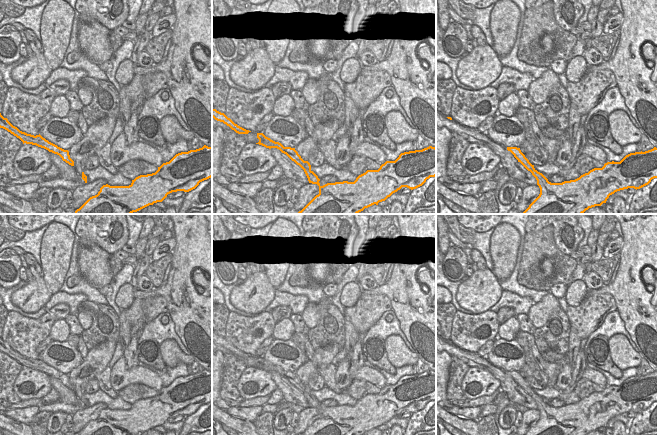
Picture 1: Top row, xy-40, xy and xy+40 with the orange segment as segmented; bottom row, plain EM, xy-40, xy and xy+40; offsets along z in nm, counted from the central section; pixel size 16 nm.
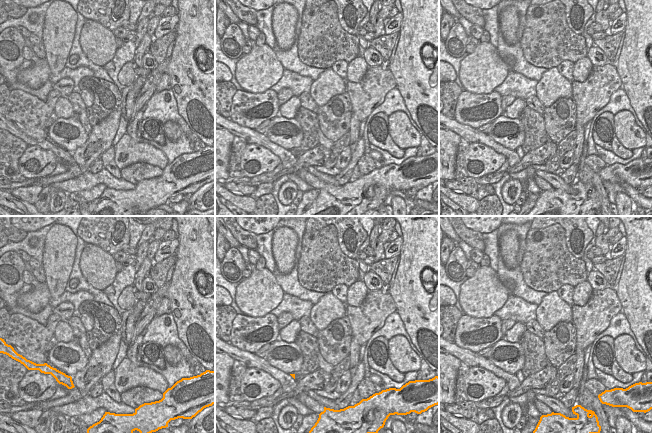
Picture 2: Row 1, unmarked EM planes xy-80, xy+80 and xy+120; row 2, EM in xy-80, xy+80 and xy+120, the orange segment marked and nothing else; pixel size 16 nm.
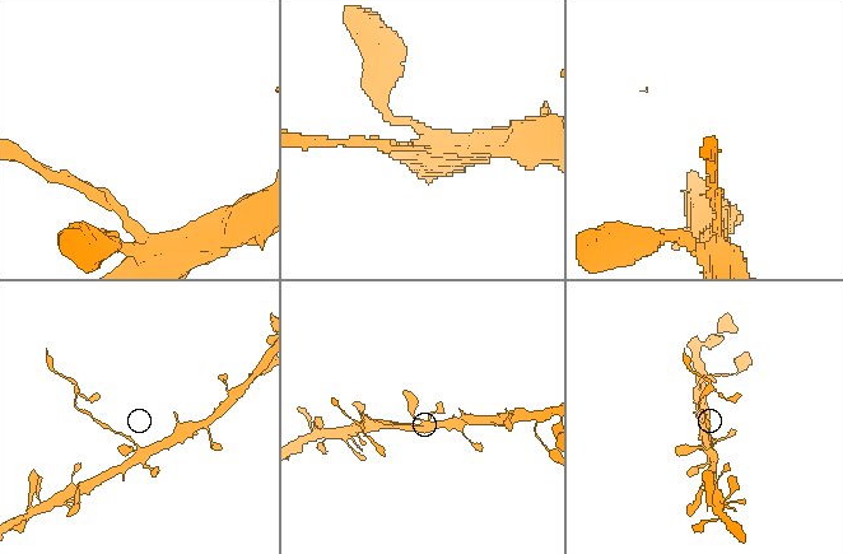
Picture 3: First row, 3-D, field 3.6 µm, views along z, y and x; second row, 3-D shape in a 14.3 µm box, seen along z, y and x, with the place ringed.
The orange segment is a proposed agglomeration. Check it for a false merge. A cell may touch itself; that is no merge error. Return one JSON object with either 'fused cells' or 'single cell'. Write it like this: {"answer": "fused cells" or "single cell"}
{"answer": "fused cells"}

